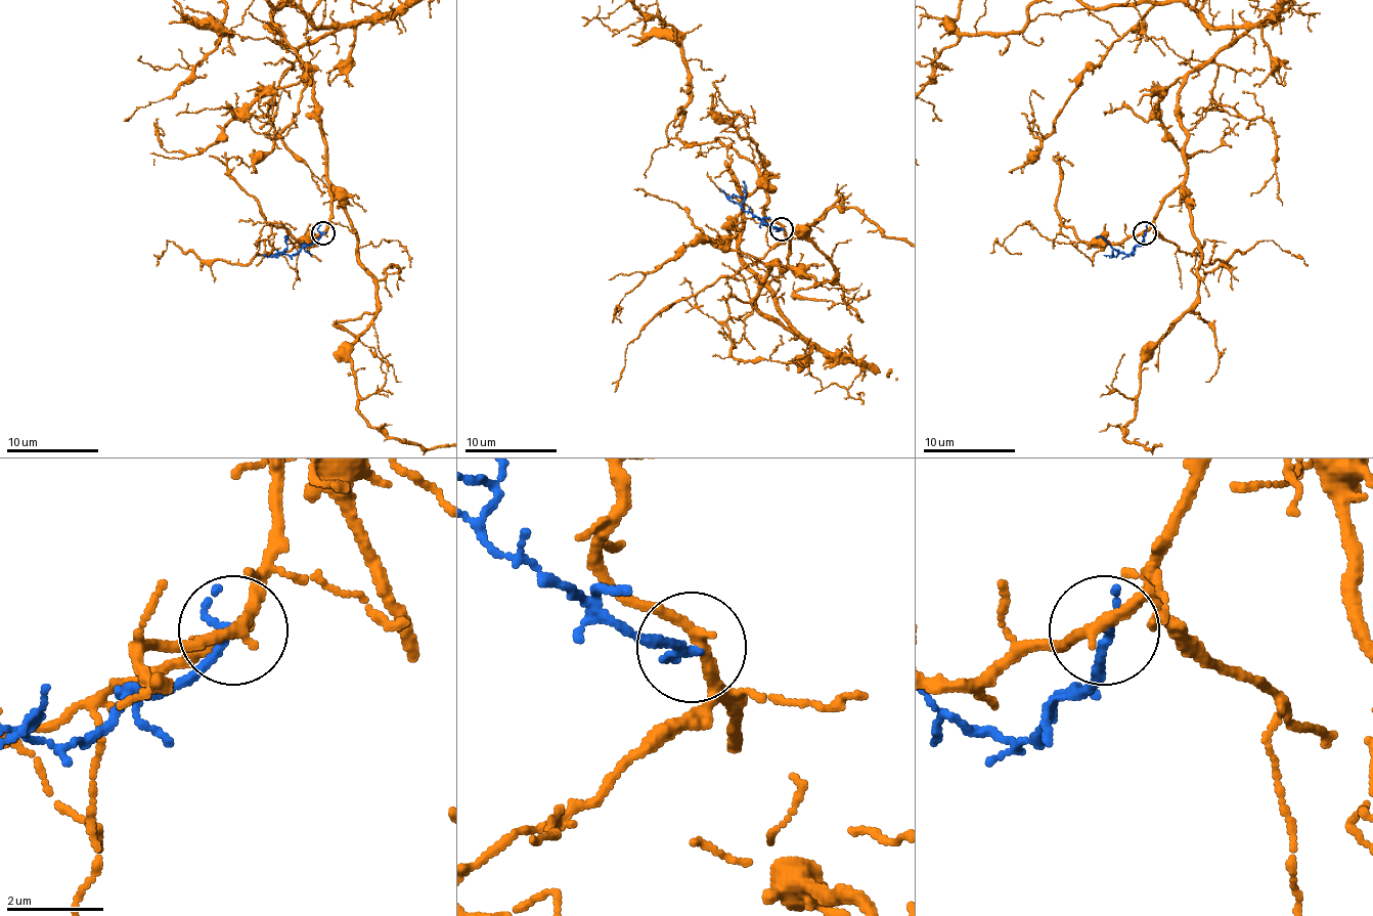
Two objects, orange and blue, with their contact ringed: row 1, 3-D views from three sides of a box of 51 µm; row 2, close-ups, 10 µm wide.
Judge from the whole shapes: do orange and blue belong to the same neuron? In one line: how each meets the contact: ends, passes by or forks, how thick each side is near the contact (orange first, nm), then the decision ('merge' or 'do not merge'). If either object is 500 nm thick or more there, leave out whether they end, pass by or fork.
orange passes by; blue passes by; 240 nm thick on the orange side, 140 nm on the other; do not merge

